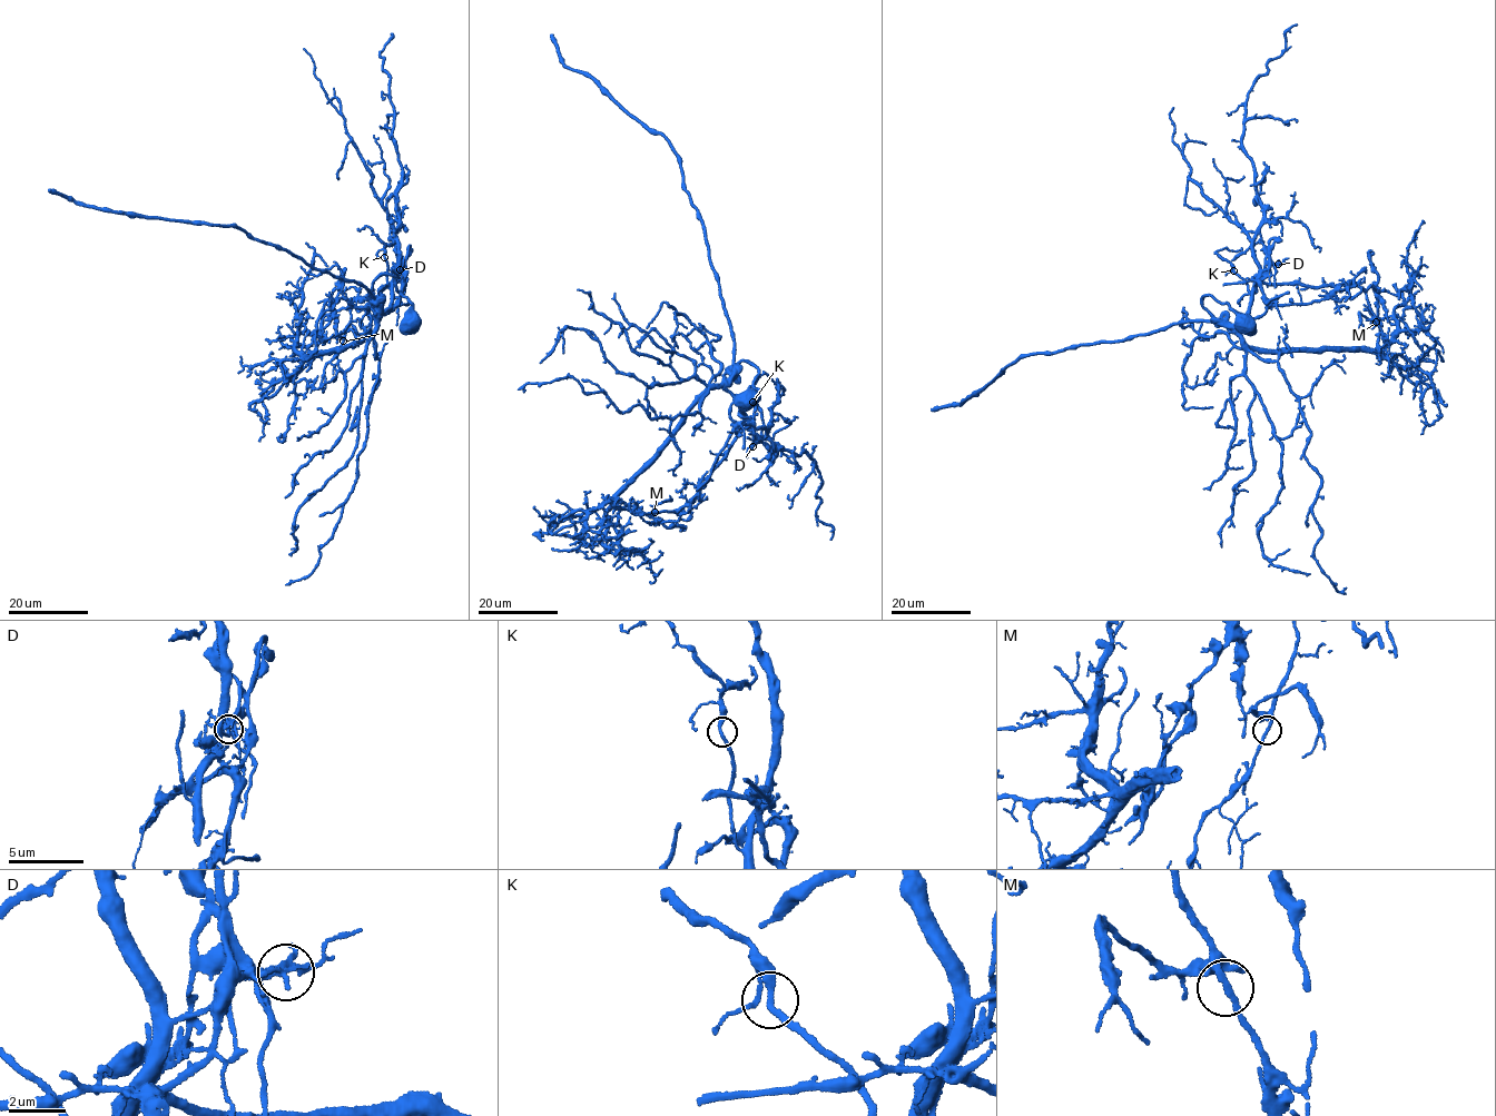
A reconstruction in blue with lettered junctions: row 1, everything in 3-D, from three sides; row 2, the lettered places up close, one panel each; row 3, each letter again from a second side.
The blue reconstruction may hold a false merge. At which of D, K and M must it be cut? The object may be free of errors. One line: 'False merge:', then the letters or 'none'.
False merge: D

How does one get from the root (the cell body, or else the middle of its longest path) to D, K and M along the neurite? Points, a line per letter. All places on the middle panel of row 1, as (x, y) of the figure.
D: (750, 400), (759, 391), (753, 386), (758, 371), (741, 361), (722, 375), (746, 415), (751, 446)
K: (750, 400), (759, 391), (753, 386), (758, 371), (741, 361), (724, 374), (725, 387), (742, 411), (753, 402)
M: (750, 400), (758, 371), (741, 361), (725, 387), (751, 423), (695, 497), (655, 512)

